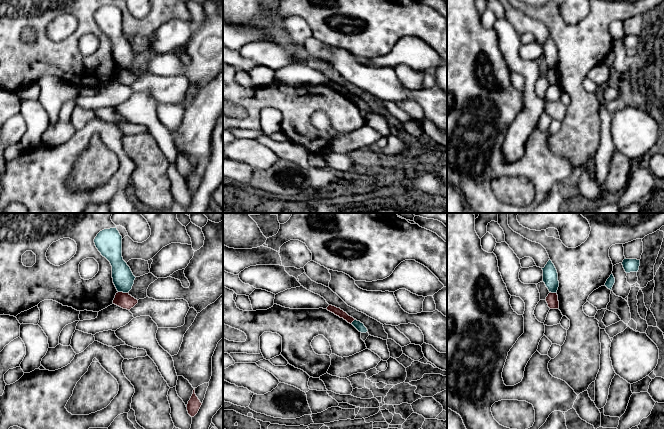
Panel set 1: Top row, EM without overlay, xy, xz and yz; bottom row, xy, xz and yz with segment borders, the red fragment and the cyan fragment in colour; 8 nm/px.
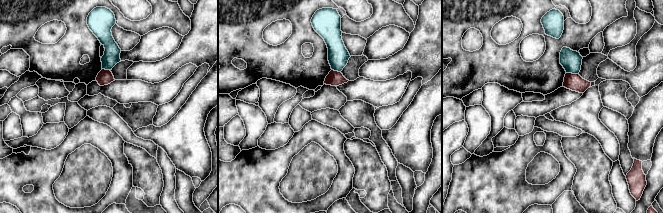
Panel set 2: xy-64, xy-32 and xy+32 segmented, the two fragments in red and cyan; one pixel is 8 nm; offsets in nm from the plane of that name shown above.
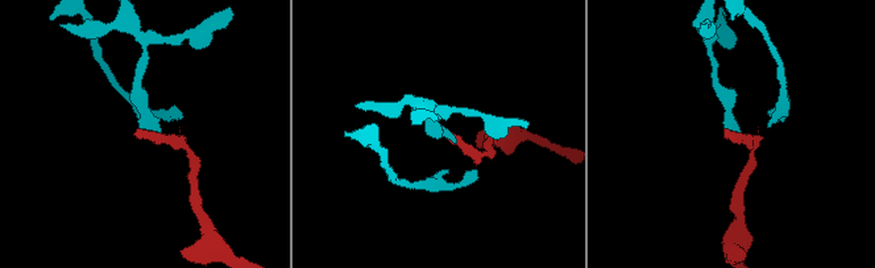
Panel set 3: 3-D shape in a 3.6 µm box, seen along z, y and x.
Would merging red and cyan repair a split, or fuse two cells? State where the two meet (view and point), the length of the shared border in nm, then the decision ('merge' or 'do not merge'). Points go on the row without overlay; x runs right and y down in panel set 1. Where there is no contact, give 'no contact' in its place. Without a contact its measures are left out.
contact xy (122, 68); length 80 nm; do not merge

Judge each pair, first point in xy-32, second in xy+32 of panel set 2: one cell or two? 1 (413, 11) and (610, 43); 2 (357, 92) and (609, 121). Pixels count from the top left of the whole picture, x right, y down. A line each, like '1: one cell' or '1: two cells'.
1: two cells
2: two cells

